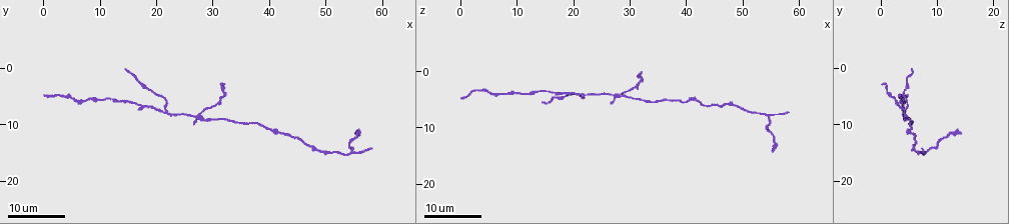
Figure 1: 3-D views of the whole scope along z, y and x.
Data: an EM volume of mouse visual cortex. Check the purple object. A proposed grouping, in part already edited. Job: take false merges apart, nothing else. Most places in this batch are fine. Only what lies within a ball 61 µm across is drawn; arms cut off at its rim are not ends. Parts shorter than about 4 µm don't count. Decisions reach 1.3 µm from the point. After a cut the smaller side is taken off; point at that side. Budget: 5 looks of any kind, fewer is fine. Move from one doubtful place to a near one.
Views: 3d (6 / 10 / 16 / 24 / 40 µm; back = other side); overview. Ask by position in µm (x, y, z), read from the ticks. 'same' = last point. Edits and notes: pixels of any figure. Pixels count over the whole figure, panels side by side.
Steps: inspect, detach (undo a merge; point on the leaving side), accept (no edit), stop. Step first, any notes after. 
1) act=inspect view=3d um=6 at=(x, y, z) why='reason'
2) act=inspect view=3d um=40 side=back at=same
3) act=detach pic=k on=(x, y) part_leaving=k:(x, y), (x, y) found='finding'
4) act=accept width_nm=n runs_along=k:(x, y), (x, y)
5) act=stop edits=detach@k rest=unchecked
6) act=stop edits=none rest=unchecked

act=inspect view=3d um=16 at=(22.0, 7.0, 4.0) why='three arms meet'

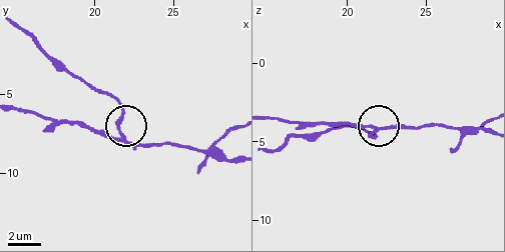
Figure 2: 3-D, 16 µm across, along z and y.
act=inspect view=3d um=6 at=(21.5, 7.3, 4.6) why='zoom in'

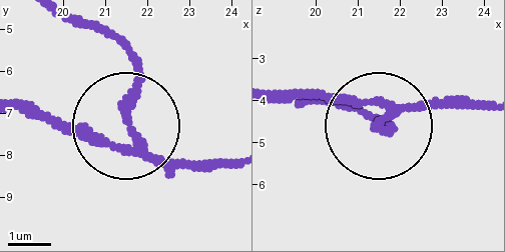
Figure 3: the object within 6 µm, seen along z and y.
act=detach pic=3 on=(139, 74) part_leaving=3:(138, 133), (127, 61), (67, 18) found='a second neuron is stuck on'

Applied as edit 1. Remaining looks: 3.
act=inspect view=overview

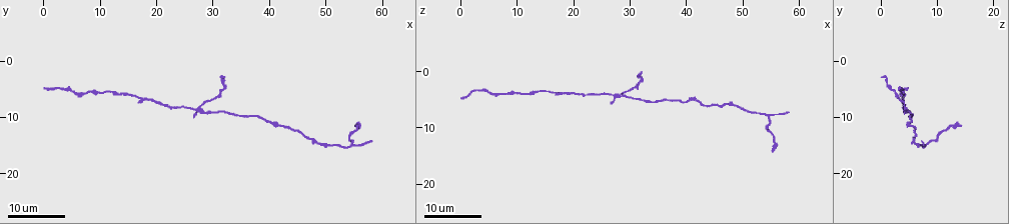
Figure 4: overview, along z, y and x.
act=inspect view=3d um=24 at=(27.5, 8.0, 4.0) why='thin arm on a thick one'

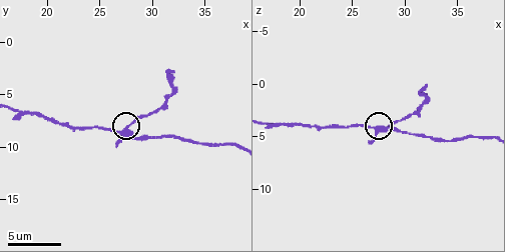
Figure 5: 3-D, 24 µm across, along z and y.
act=inspect view=3d um=6 at=(27.6, 8.4, 4.2)

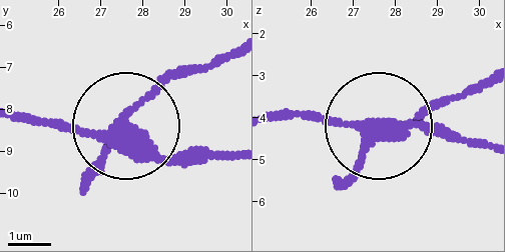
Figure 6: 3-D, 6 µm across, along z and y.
act=detach pic=6 on=(98, 168) side_arm_um=9 part_leaving=6:(126, 119), (230, 54) found='two neurons meet here'

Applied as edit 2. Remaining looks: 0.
act=stop edits=detach@3,detach@6 rest=unchecked

